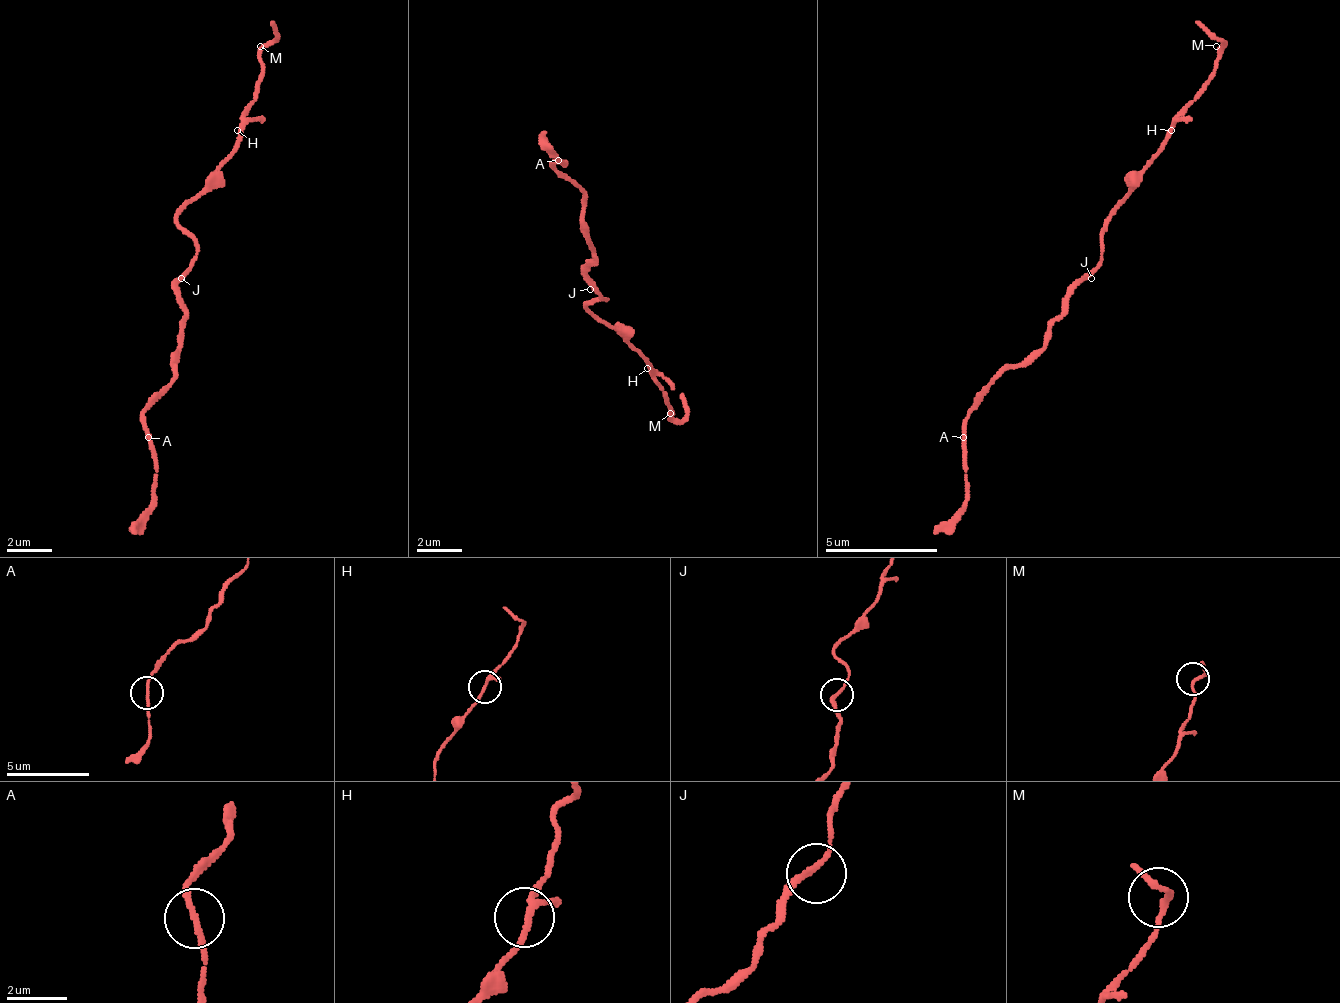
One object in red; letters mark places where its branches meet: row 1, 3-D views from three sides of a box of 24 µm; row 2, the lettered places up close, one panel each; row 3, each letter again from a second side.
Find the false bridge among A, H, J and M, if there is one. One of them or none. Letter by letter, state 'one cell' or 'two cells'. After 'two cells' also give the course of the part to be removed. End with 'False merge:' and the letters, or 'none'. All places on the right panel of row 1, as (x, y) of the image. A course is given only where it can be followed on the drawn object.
A: one cell
H: one cell
J: one cell
M: one cell
False merge: none

